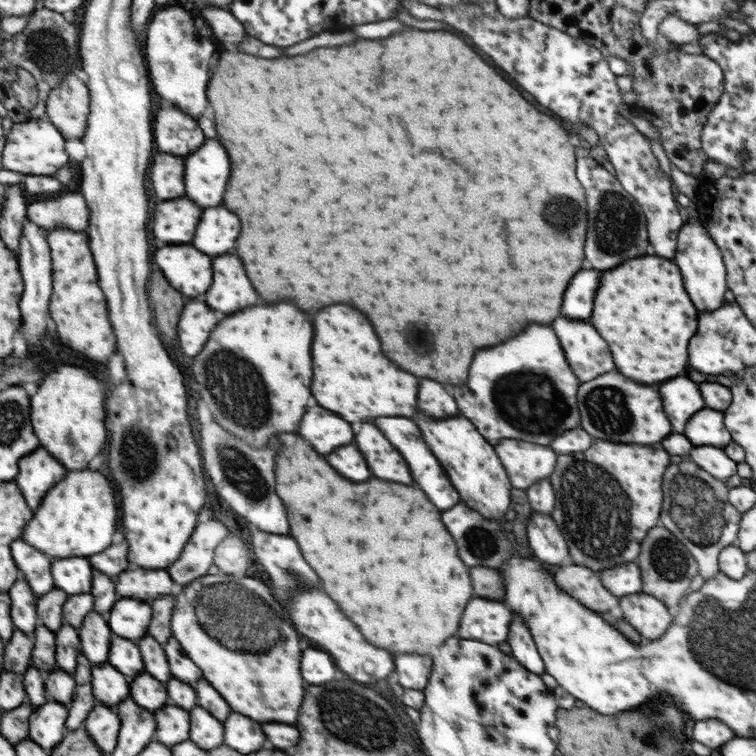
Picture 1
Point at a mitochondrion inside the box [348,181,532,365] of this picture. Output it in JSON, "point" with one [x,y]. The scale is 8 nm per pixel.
{"point":[421,343]}

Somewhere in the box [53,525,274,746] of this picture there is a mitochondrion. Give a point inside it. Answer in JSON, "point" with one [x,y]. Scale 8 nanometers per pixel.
{"point":[139,723]}

